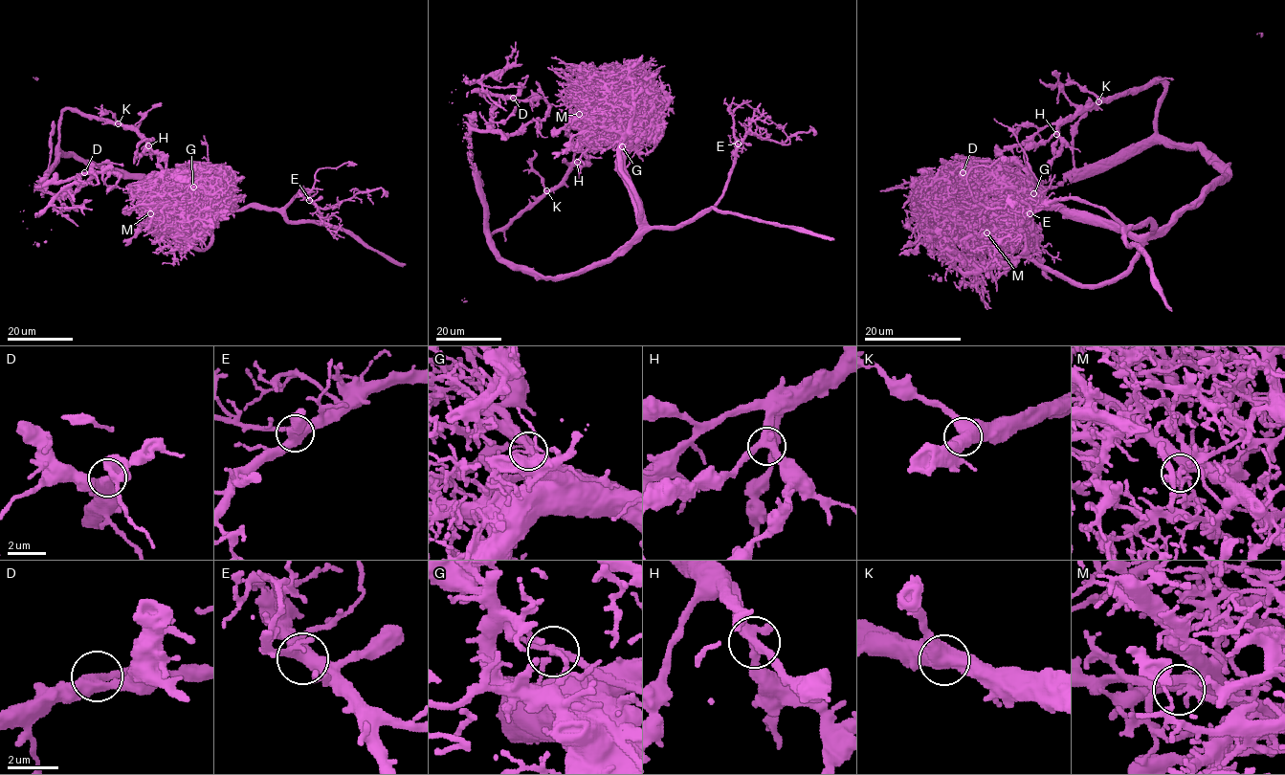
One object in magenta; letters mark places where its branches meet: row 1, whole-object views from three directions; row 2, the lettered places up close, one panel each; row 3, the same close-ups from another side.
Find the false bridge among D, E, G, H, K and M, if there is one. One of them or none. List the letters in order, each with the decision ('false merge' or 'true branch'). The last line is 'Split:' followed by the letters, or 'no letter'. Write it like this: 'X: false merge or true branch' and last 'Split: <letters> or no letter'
D: true branch
E: true branch
G: false merge
H: true branch
K: true branch
M: true branch
Split: G

